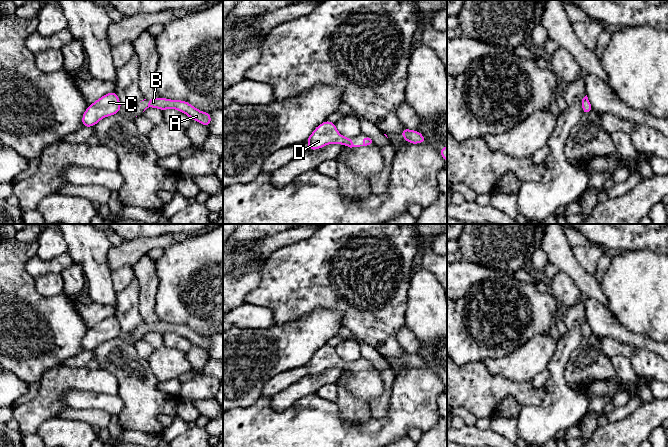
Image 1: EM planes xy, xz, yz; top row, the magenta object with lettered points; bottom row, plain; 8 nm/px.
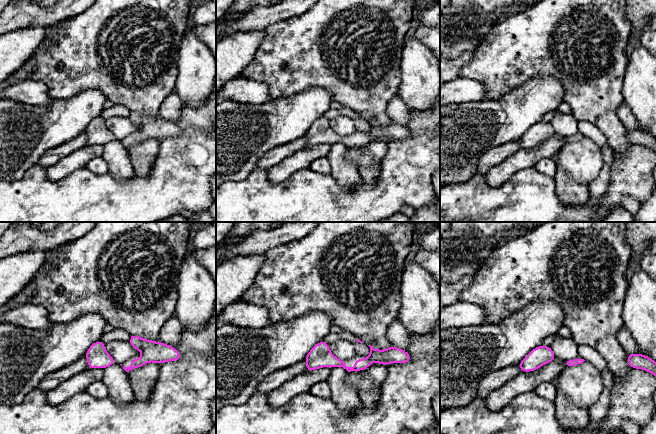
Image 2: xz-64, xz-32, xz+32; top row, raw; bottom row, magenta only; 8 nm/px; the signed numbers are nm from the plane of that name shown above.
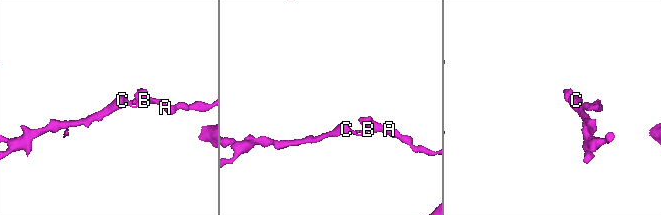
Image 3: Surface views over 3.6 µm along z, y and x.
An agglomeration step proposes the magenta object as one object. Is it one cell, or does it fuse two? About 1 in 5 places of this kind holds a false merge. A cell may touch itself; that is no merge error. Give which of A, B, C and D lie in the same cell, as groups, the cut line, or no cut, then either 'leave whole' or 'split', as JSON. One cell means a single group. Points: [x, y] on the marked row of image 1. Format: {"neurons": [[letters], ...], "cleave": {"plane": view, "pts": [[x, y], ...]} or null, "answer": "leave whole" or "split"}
{"neurons": [["A", "B", "C", "D"]], "cleave": null, "answer": "leave whole"}

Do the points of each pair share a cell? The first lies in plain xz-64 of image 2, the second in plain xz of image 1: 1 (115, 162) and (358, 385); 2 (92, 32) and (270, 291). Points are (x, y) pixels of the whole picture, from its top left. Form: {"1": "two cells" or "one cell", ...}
{"1": "two cells", "2": "one cell"}

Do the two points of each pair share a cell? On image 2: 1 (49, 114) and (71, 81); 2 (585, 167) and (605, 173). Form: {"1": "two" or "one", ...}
{"1": "two", "2": "two"}

